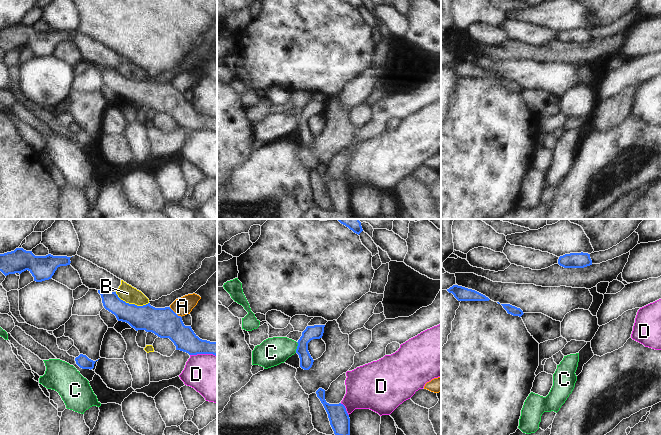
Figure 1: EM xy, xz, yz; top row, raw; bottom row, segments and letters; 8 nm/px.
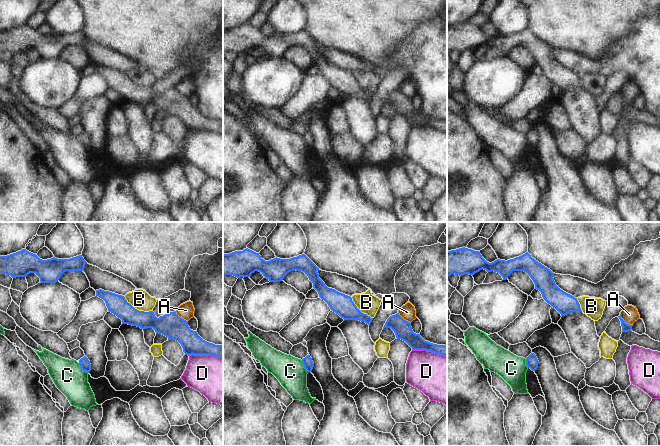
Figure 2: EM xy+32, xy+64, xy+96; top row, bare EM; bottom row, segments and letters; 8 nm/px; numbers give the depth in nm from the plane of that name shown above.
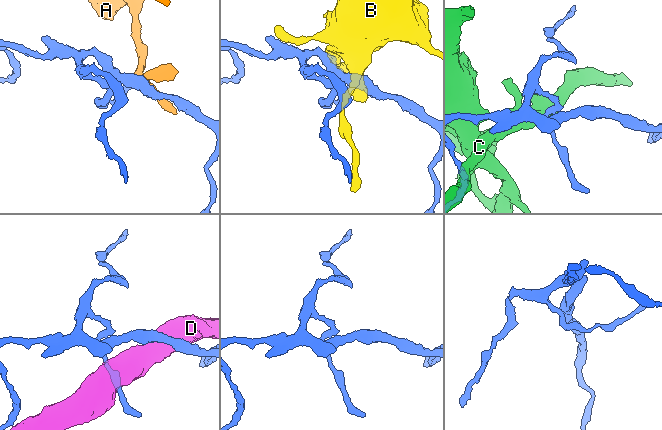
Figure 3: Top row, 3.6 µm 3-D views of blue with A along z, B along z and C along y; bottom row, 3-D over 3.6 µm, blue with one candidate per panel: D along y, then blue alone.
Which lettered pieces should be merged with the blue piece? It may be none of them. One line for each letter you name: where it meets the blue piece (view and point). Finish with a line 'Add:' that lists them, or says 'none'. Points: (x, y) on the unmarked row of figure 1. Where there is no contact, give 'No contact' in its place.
Add: none

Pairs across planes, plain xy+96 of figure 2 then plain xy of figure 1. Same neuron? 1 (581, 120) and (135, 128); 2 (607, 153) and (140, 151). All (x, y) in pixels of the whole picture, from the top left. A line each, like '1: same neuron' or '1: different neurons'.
1: same neuron
2: different neurons

